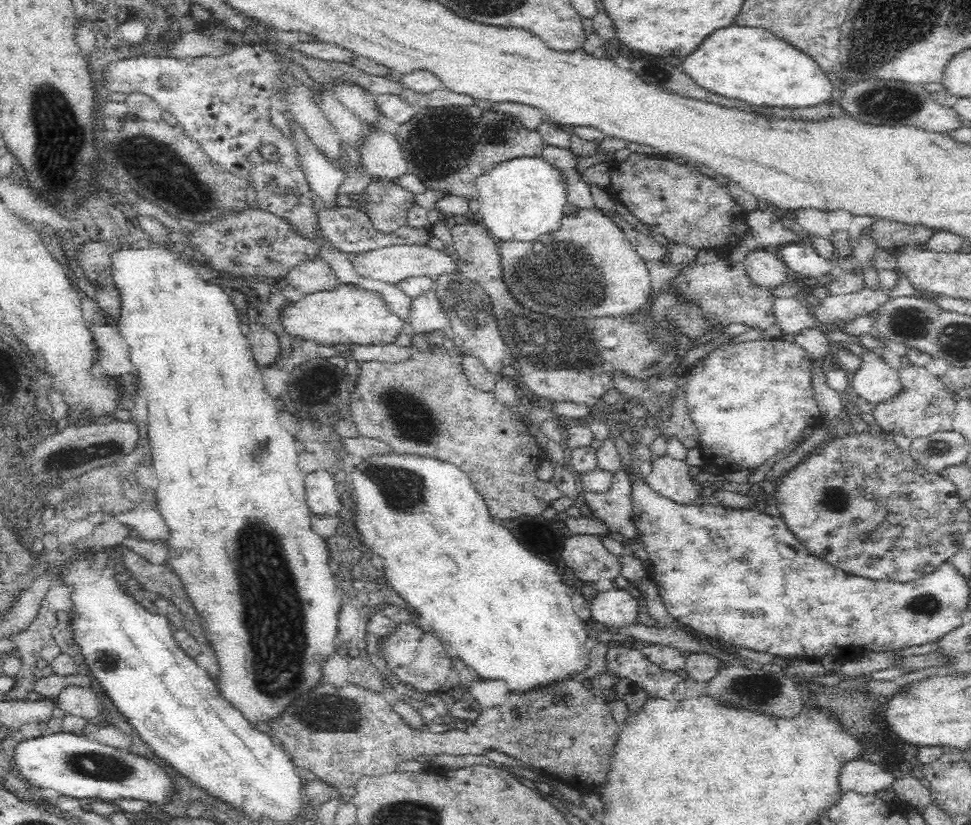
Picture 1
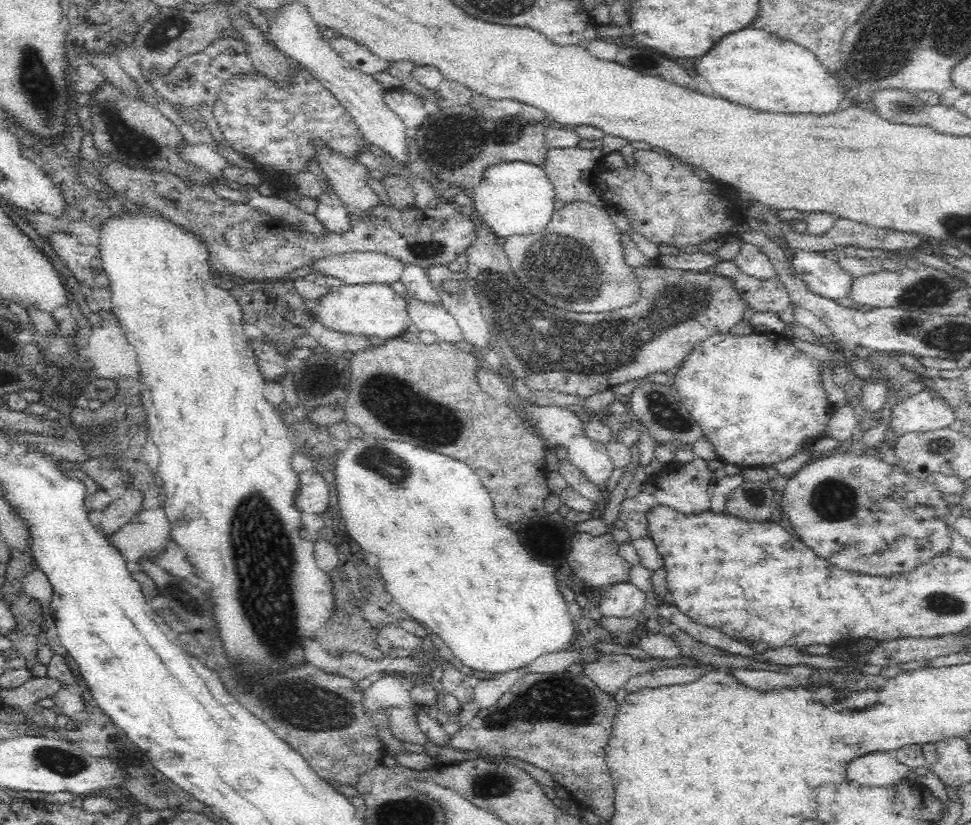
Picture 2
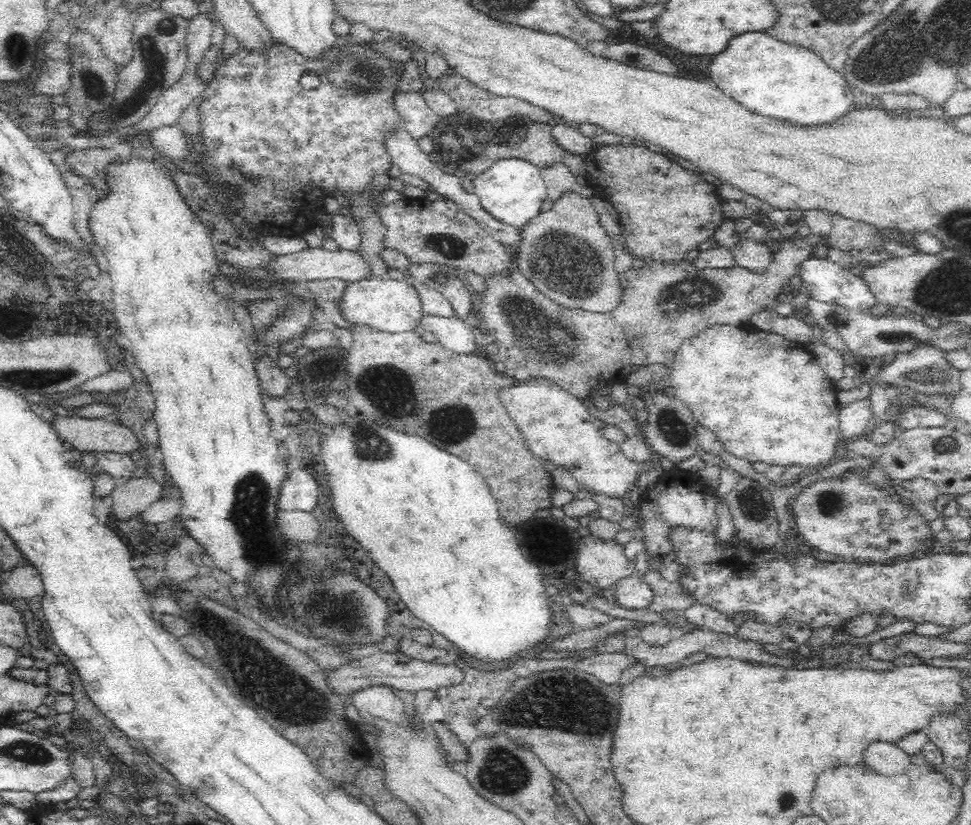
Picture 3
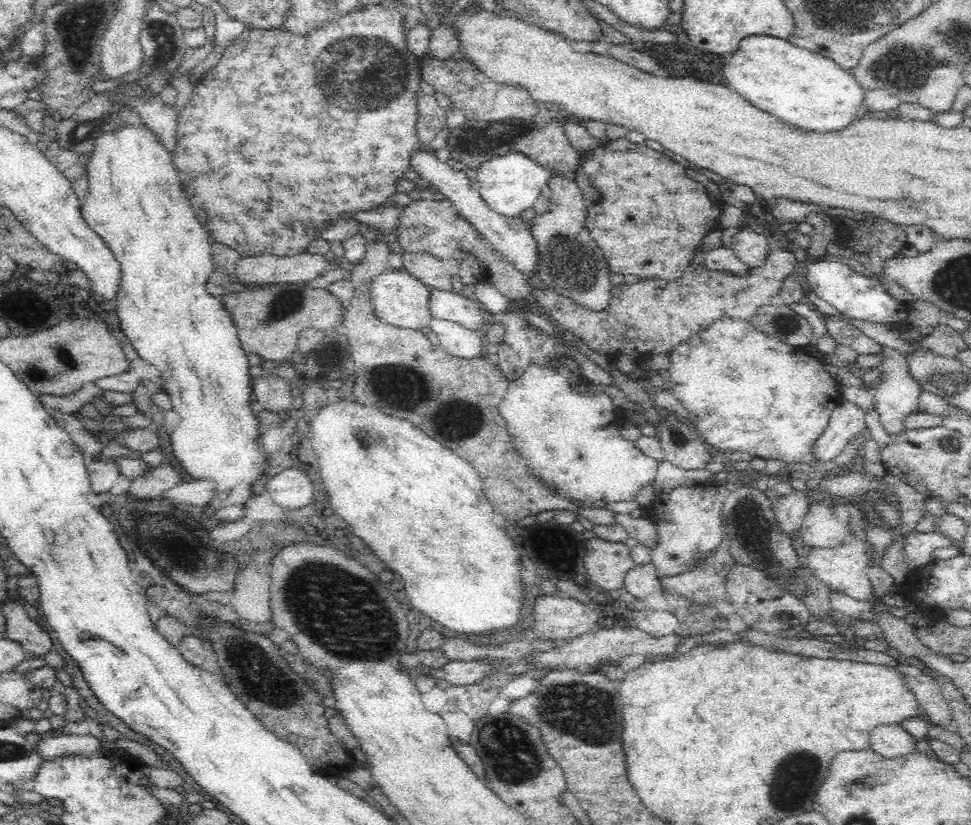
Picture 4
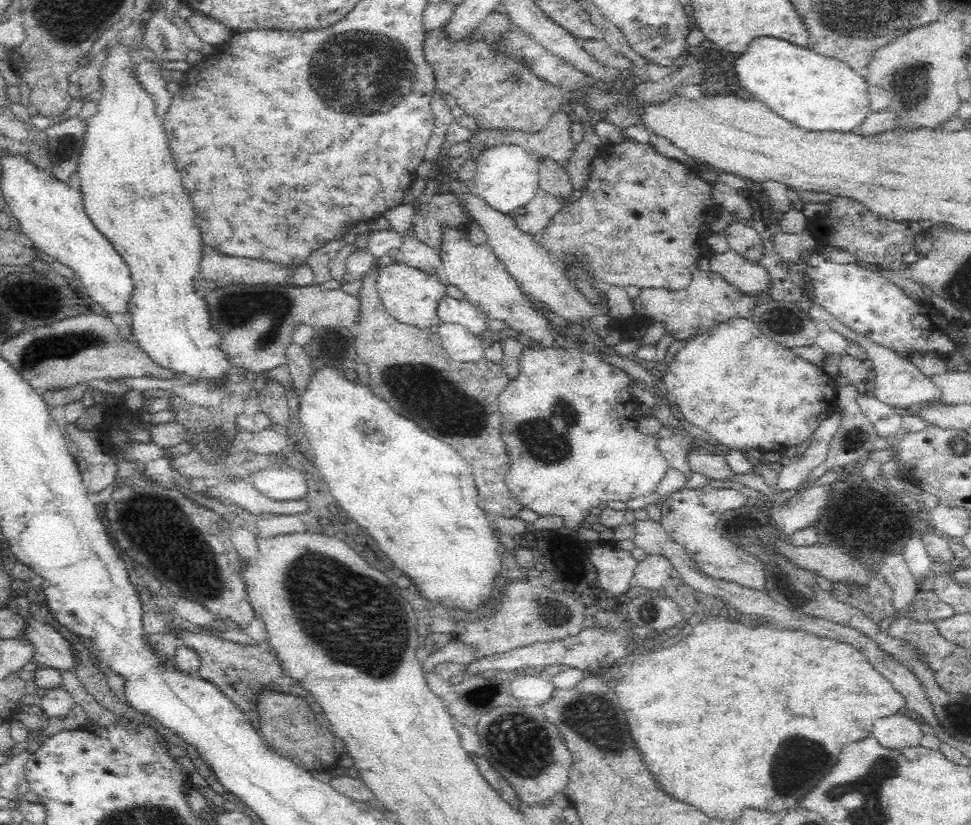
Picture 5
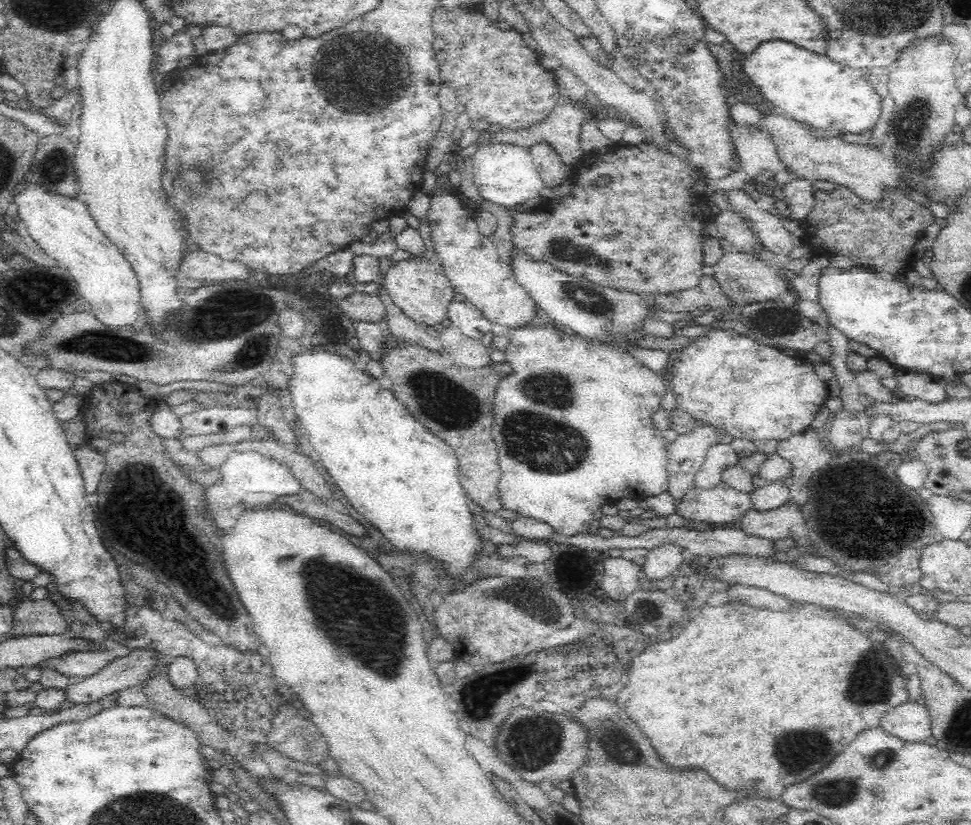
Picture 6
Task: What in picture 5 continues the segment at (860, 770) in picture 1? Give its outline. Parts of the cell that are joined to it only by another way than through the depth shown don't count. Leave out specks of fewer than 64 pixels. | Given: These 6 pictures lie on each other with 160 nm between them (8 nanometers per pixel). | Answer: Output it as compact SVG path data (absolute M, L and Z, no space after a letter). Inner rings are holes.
M900 712L876 720L874 736L888 748L915 747L922 740L921 720L913 720L910 714Z

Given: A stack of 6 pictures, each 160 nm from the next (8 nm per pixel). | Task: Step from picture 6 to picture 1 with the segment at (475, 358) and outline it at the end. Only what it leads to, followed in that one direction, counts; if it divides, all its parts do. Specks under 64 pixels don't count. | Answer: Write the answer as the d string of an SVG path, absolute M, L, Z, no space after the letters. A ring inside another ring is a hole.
M435 285L424 292L422 296L413 297L409 301L407 320L416 332L434 332L451 328L450 319L441 307L441 302L435 293Z

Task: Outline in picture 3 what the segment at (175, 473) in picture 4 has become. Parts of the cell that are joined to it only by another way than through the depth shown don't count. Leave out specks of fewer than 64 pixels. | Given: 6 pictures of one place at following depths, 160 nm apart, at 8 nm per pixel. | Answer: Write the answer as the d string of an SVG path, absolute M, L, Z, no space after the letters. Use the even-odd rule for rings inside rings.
M148 475L141 478L130 477L127 481L117 484L109 495L113 502L113 519L128 521L162 498L162 483Z

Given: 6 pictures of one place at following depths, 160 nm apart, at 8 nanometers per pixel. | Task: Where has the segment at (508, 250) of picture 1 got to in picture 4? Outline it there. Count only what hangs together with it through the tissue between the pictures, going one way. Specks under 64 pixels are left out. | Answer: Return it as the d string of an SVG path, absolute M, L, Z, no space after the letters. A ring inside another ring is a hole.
M553 172L545 182L551 190L550 212L536 218L532 224L532 234L538 251L540 251L540 272L538 274L541 284L548 286L554 292L569 298L576 304L590 309L592 312L600 312L608 308L613 286L609 283L611 278L603 252L589 239L588 233L583 230L583 218L586 216L587 206L577 182L570 176L560 176L559 172Z

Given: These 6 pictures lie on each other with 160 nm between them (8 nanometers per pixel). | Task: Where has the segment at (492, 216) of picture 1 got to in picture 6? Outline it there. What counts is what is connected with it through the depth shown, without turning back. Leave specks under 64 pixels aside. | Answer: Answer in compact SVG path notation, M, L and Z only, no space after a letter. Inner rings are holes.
M492 142L489 146L475 149L472 158L473 181L480 196L505 209L514 208L518 204L526 203L530 198L538 197L540 190L546 188L546 183L540 178L526 147L506 142Z

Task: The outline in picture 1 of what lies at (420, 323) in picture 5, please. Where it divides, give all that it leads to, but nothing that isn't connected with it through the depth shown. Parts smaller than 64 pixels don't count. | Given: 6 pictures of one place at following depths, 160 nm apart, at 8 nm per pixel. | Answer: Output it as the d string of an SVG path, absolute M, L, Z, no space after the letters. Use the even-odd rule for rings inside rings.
M339 283L331 291L308 294L302 300L286 306L282 312L282 323L290 335L314 339L322 345L387 345L396 340L396 336L400 336L404 319L388 308L380 293L358 285Z

